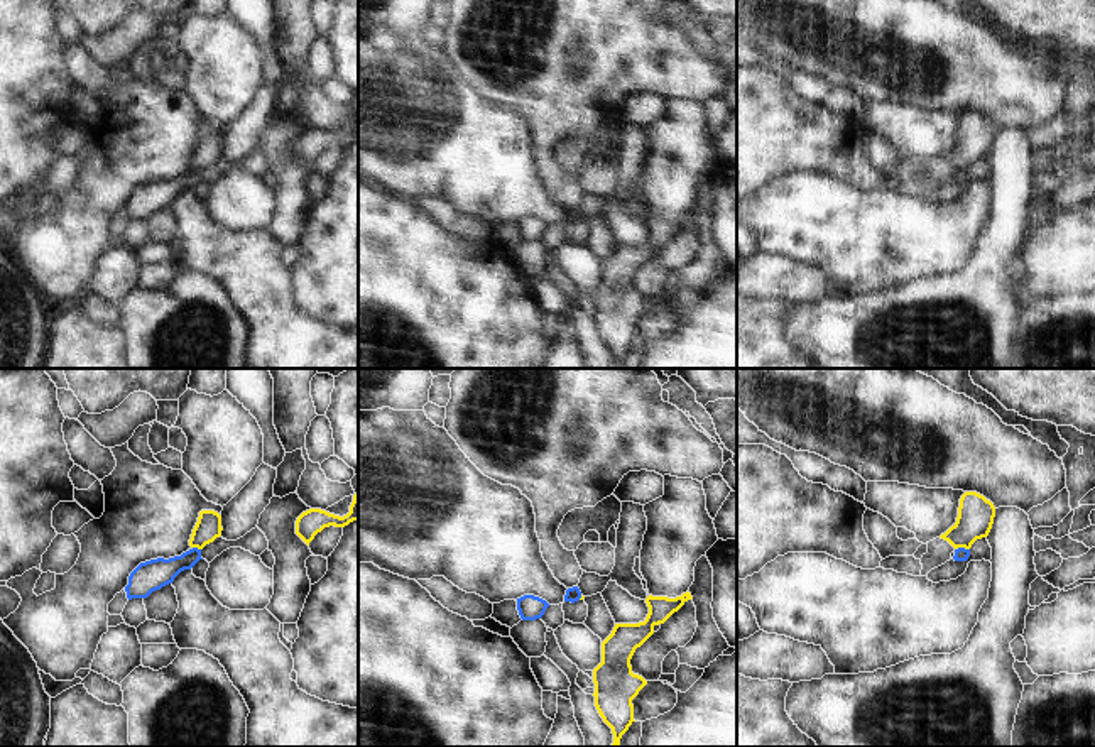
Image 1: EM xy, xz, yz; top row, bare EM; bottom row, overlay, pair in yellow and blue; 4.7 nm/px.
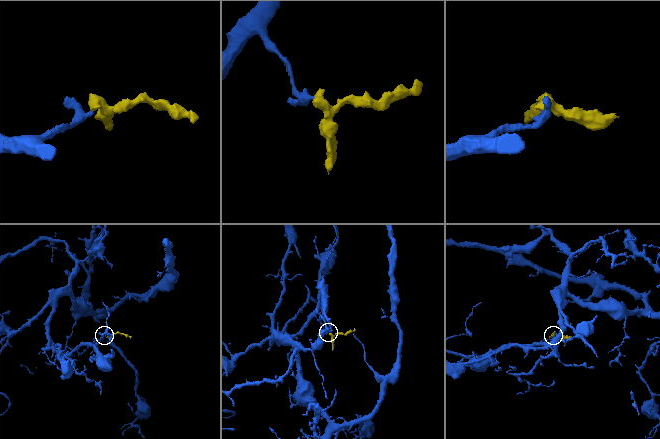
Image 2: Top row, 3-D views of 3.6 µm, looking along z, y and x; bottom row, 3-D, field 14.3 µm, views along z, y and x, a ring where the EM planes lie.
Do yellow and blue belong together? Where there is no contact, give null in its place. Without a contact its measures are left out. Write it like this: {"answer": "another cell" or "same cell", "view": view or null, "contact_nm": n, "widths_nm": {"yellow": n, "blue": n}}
{"answer": "another cell", "view": "yz", "contact_nm": 70, "widths_nm": {"yellow": 180, "blue": 60}}

